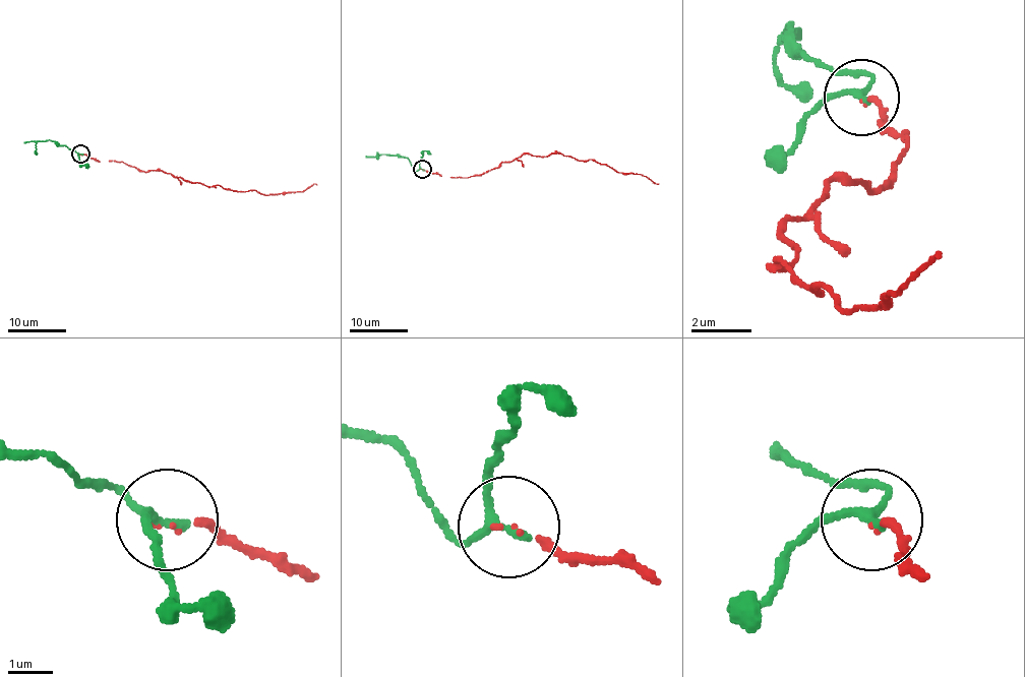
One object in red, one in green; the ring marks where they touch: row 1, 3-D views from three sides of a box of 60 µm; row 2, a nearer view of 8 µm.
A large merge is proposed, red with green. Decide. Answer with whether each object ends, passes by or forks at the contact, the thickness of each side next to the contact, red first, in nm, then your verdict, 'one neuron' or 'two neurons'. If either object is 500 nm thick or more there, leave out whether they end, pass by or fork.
red ends | green passes by | 60/190 nm | one neuron

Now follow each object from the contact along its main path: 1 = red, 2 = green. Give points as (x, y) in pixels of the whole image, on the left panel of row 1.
1: (80, 155), (100, 162), (116, 160), (146, 172), (161, 170), (191, 183), (268, 195), (301, 192), (317, 185)
2: (80, 155), (49, 139), (39, 141), (37, 155)

